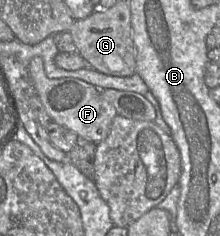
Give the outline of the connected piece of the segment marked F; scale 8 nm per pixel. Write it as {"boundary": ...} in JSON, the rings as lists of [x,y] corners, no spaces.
{"boundary":[[[40,56],[31,59],[28,72],[35,92],[53,122],[95,144],[107,138],[117,113],[114,106],[103,98],[97,87],[72,77],[49,79],[45,74],[44,62]]]}

